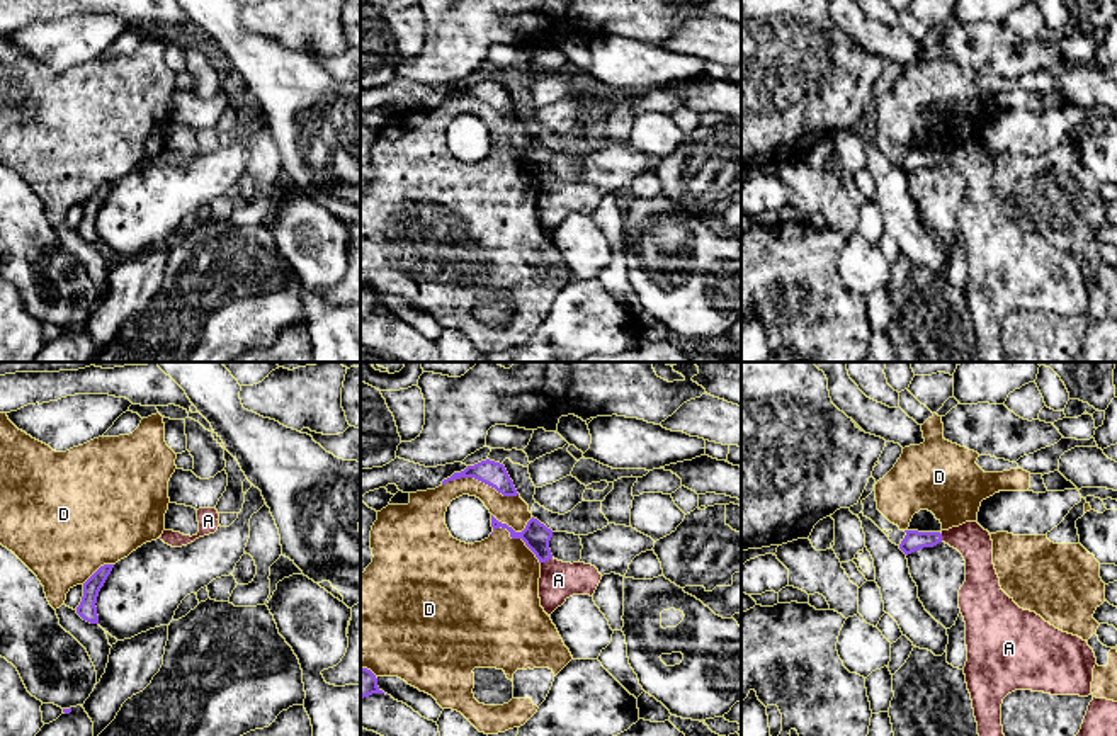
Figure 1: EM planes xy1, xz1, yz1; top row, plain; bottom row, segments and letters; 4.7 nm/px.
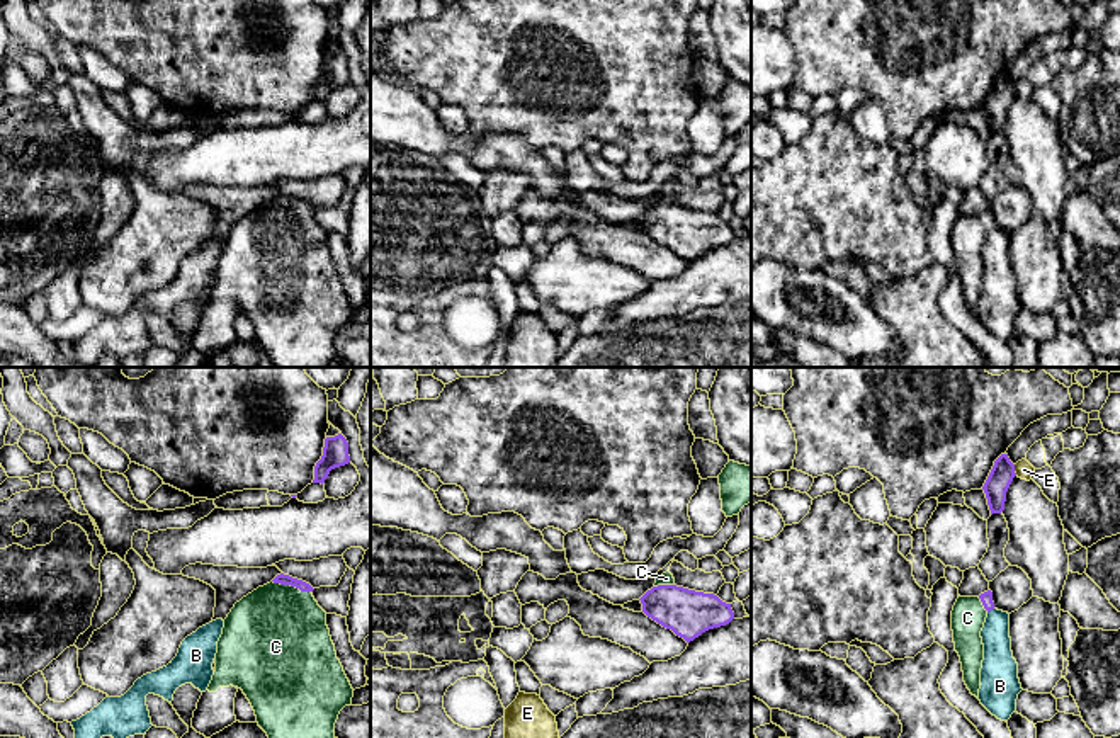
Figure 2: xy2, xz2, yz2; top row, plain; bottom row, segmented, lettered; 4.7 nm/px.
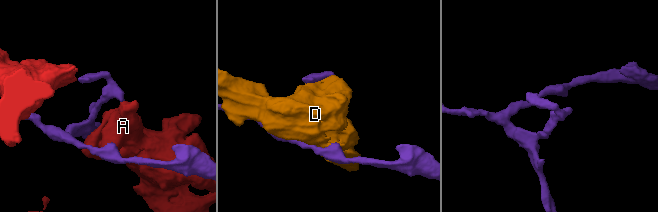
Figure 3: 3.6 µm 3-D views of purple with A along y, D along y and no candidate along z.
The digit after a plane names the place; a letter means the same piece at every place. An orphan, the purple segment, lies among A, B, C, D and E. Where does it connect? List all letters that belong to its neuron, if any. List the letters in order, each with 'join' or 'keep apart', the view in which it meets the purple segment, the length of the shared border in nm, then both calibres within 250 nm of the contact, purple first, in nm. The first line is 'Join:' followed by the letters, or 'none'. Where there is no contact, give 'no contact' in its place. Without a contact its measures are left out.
Join: C
A: keep apart | xz1 | 70 nm | 130/180 nm
B: keep apart | yz2 | 40 nm | 60/140 nm
C: join | xy2 | 190 nm | 50/480 nm
D: keep apart | xz1 | 340 nm | 130/440 nm
E: keep apart | yz2 | 60 nm | 120/90 nm

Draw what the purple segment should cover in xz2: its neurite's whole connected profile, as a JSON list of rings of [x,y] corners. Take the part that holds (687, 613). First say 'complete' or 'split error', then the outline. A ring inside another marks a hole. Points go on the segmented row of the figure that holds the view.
split error; [[[670,571],[658,576],[654,587],[639,600],[648,617],[671,629],[687,643],[734,619],[731,604],[722,602],[714,593],[676,587]]]

